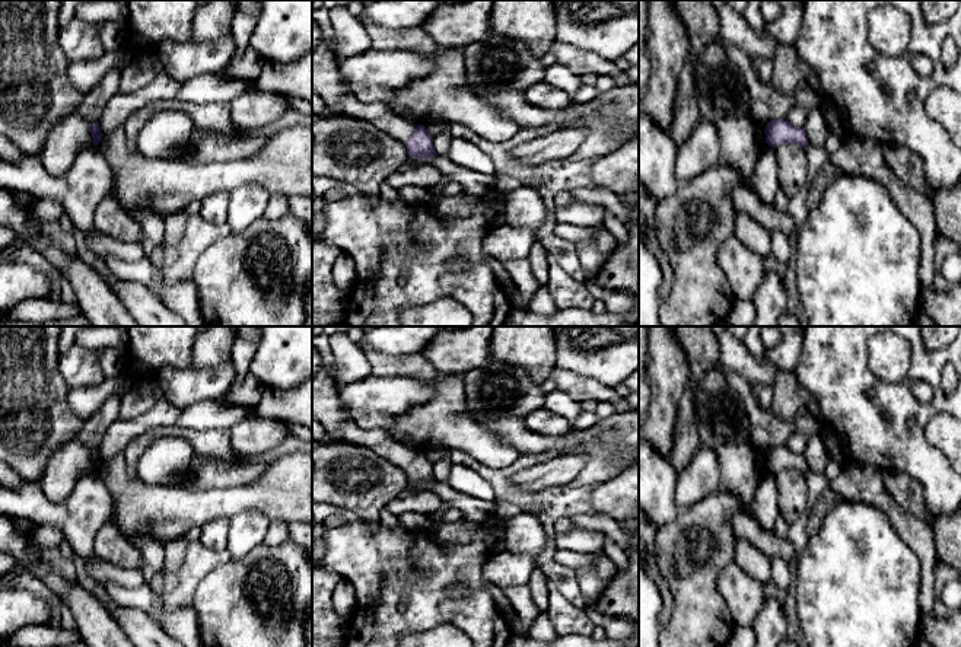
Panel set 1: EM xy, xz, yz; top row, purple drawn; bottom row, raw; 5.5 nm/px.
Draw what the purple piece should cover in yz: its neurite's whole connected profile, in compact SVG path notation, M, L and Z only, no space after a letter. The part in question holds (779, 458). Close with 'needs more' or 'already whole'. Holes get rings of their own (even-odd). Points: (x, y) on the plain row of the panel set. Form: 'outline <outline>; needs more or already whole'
outline M785 444L770 447L764 459L767 462L766 469L773 475L780 471L798 471L804 475L808 472L805 455L799 455Z; already whole

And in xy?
outline M70 440L48 458L41 488L48 500L63 503L79 481L98 472L102 463L98 449L87 450L79 440Z; needs more

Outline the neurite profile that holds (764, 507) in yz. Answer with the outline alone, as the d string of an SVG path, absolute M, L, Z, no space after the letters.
M774 477L763 478L754 494L750 513L763 529L774 532L774 520L780 514L777 504L777 484Z

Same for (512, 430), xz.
M474 417L474 420L484 428L493 431L502 442L513 446L519 453L542 453L550 450L564 453L567 449L576 447L577 450L585 450L588 444L596 444L589 430L570 430L564 436L544 436L531 431L521 418Z

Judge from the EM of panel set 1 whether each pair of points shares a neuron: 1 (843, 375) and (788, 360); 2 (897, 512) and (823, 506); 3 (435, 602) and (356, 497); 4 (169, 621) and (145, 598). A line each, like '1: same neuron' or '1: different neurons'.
1: different neurons
2: different neurons
3: different neurons
4: same neuron

